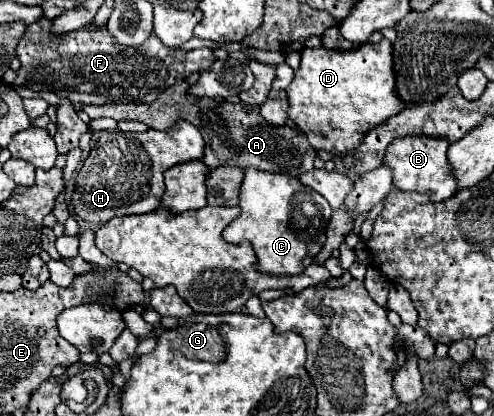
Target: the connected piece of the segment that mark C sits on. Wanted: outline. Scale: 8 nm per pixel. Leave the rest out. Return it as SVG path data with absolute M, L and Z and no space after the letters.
M247 167L239 199L241 215L225 227L223 237L229 243L249 241L259 259L259 271L297 275L311 265L325 243L325 231L331 219L329 203L319 193L305 187L295 177Z

